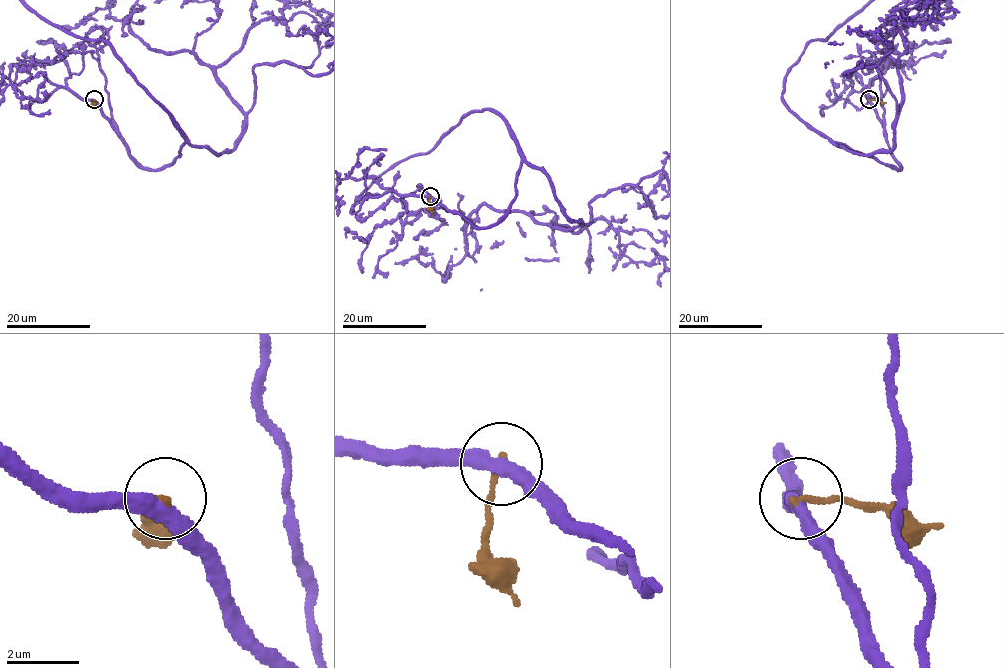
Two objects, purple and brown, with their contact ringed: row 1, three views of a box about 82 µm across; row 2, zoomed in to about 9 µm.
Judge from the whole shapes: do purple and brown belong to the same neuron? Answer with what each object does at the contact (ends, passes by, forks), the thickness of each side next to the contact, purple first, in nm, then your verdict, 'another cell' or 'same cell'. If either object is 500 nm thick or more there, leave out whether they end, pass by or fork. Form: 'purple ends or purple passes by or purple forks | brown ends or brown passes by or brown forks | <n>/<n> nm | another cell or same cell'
purple passes by | brown ends | 400/180 nm | another cell

